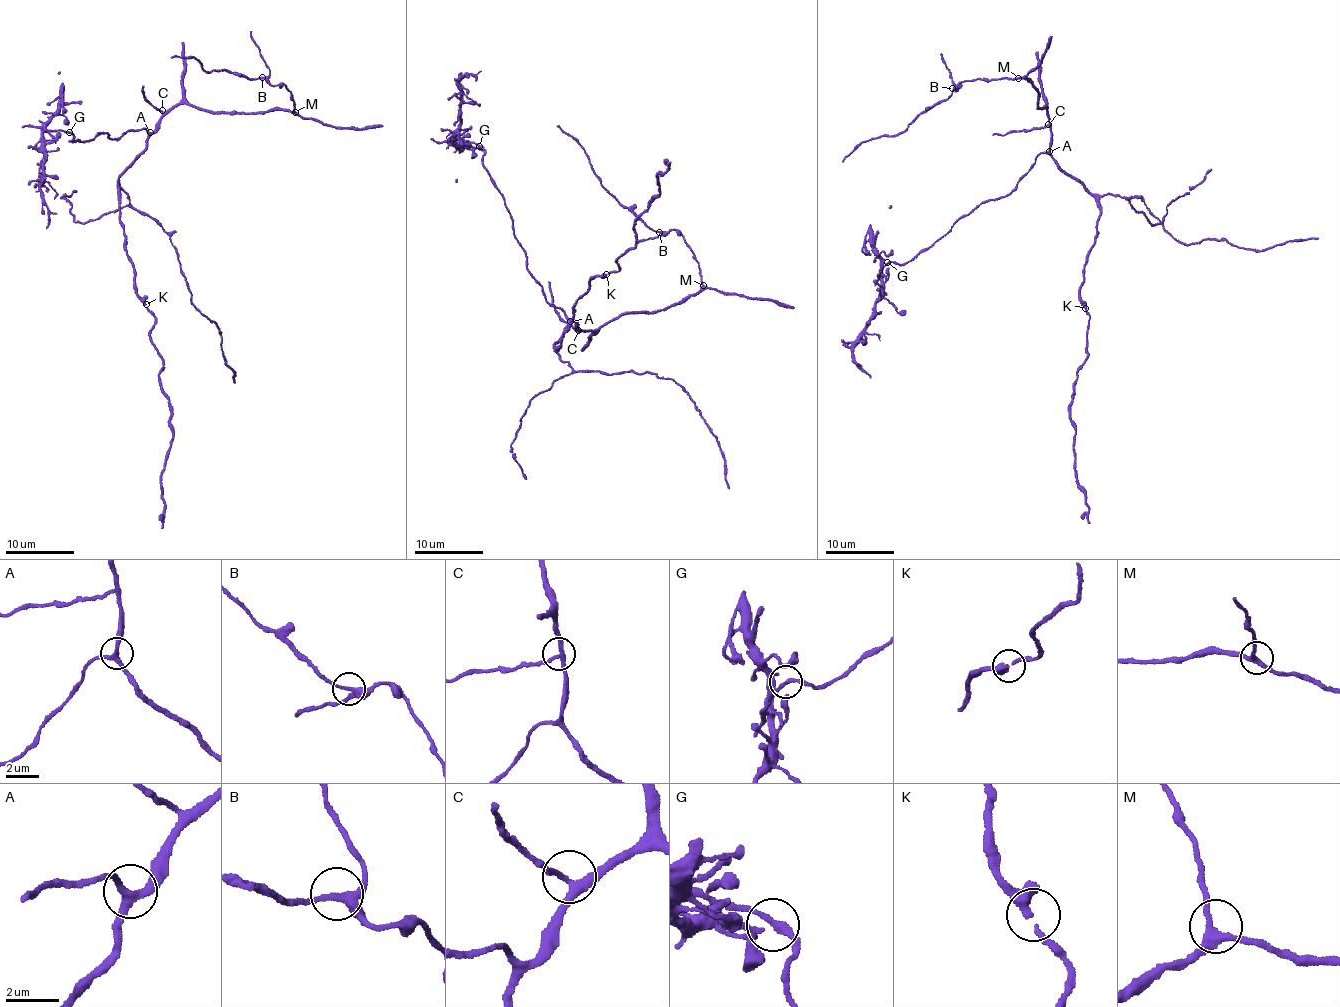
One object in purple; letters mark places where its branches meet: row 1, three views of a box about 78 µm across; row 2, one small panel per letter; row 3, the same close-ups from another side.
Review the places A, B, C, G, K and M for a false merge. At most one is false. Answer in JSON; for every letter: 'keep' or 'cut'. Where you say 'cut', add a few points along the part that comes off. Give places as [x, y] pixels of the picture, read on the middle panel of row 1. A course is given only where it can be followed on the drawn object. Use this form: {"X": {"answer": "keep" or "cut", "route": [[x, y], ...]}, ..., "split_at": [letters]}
{"A": {"answer": "keep"}, "B": {"answer": "keep"}, "C": {"answer": "keep"}, "G": {"answer": "keep"}, "K": {"answer": "keep"}, "M": {"answer": "keep"}, "split_at": []}

